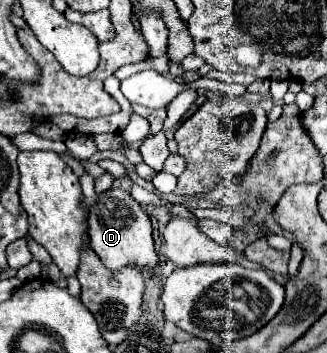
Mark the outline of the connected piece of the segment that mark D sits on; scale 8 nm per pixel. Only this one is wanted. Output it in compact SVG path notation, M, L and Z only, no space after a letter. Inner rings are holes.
M107 189L105 193L101 193L101 197L95 199L95 203L87 215L87 235L89 235L89 247L101 257L101 261L111 271L117 271L127 263L135 265L141 271L151 269L159 263L159 259L153 251L149 215L131 197L129 191Z

